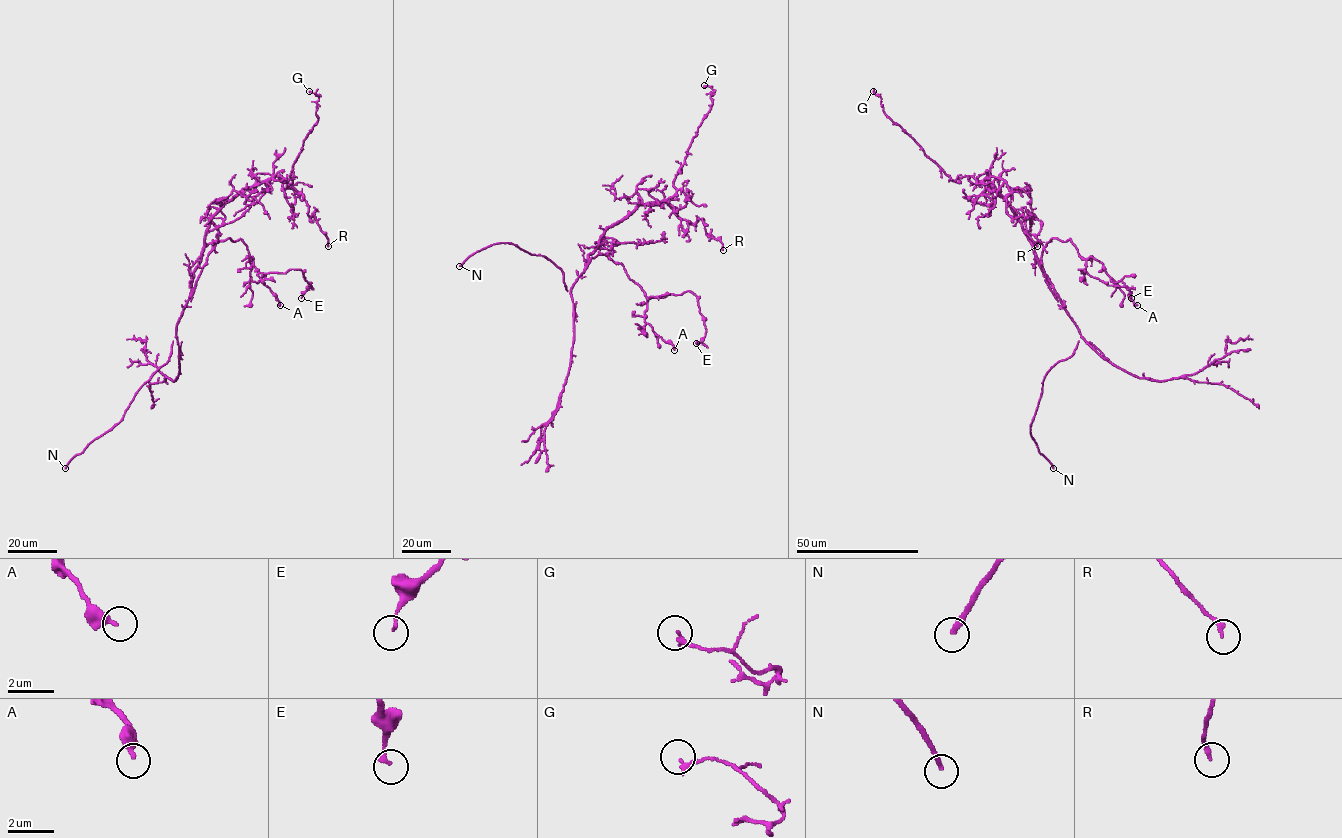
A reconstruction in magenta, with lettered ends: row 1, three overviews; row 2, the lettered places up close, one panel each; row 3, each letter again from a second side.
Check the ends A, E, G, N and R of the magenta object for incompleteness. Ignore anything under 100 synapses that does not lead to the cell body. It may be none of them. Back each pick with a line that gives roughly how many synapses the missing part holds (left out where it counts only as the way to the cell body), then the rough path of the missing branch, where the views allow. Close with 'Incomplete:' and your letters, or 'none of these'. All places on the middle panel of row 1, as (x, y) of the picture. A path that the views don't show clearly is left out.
N: (459, 266), (450, 279)
Incomplete: N

